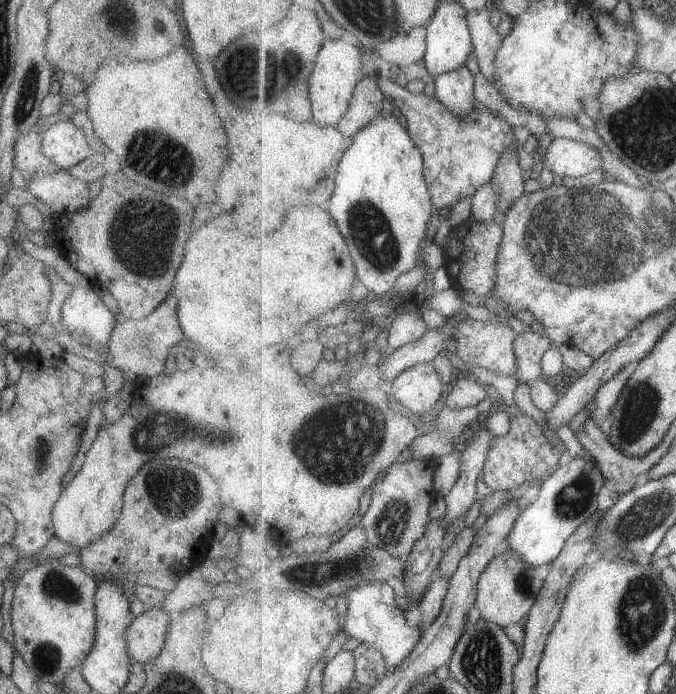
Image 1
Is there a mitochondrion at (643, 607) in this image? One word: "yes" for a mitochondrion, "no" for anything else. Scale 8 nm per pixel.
yes

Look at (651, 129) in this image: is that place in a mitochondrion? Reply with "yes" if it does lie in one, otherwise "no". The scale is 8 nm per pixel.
yes

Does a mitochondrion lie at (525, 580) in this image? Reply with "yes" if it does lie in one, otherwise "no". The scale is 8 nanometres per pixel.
yes

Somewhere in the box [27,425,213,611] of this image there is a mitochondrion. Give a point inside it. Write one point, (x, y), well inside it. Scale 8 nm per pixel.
(172, 492)

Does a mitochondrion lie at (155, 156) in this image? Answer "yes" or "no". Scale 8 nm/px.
yes

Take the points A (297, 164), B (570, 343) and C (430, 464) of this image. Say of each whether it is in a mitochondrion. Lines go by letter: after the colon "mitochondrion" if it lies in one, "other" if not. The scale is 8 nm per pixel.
A: other
B: other
C: other

